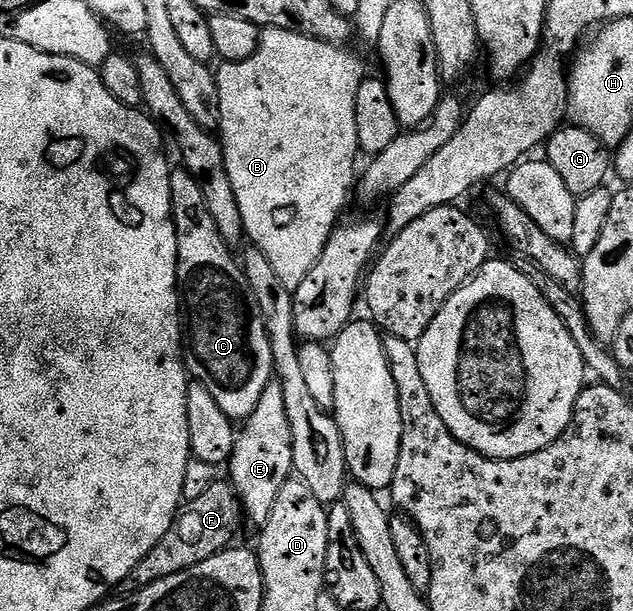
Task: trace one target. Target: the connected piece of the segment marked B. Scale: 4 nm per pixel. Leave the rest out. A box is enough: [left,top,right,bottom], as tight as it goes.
[215,29,366,293]

